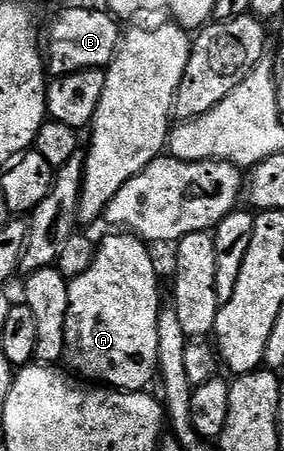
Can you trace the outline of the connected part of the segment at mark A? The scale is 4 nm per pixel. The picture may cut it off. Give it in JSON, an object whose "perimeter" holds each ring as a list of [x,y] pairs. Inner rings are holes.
{"perimeter":[[[110,231],[103,241],[97,242],[94,258],[92,259],[92,267],[88,267],[88,271],[84,271],[84,275],[73,278],[70,281],[70,290],[68,291],[68,315],[64,323],[64,365],[71,374],[79,373],[82,377],[87,377],[87,382],[101,383],[103,386],[109,387],[115,391],[125,391],[128,393],[136,393],[147,388],[146,384],[150,380],[155,380],[158,373],[158,336],[156,335],[156,323],[158,322],[158,310],[160,308],[160,300],[158,301],[158,269],[154,266],[154,257],[150,254],[151,246],[142,238],[134,236],[132,233],[125,231]]]}

